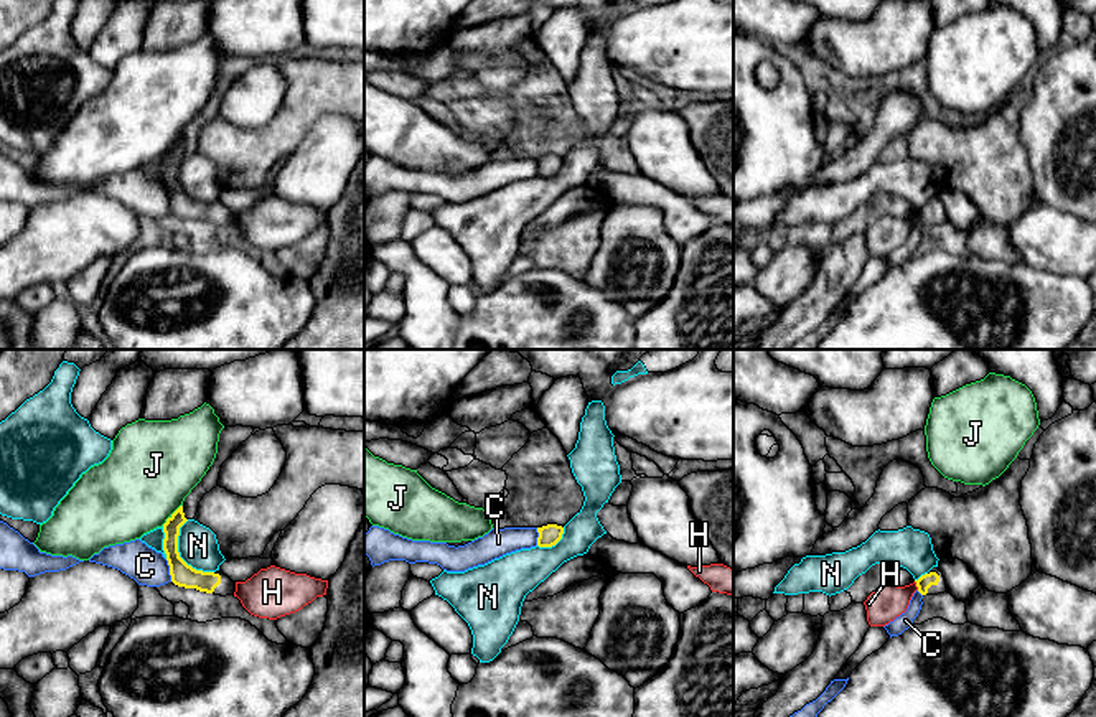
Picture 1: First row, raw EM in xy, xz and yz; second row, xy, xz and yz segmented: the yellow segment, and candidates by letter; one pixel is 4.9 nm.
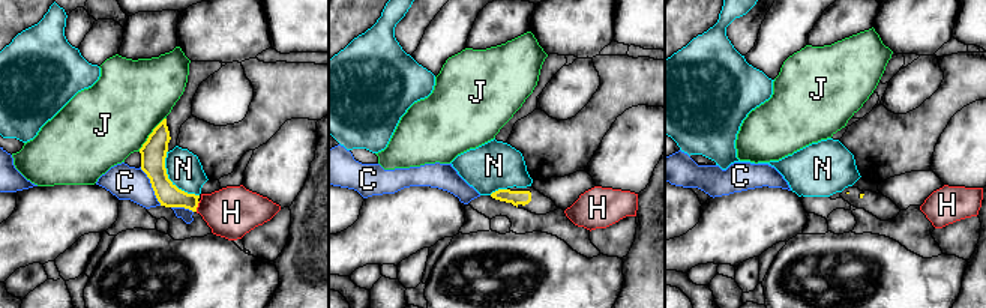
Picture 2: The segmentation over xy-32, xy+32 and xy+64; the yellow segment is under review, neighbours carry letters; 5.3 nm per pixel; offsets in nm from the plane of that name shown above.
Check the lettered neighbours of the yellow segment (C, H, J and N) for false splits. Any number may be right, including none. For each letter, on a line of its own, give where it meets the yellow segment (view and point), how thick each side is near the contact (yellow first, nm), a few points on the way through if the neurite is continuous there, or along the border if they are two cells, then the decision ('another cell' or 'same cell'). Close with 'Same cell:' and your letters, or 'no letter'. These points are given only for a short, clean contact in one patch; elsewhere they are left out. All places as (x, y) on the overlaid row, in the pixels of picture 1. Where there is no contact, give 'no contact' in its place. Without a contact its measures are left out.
C: xy (170, 571) | 110/180 nm | along xy (165, 559), (172, 581) | another cell
H: yz (917, 585) | 70/170 nm | along yz (915, 581), (918, 589) | another cell
J: xy (172, 515) | 80/440 nm | another cell
N: xy (178, 554) | 110/190 nm | another cell
Same cell: no letter

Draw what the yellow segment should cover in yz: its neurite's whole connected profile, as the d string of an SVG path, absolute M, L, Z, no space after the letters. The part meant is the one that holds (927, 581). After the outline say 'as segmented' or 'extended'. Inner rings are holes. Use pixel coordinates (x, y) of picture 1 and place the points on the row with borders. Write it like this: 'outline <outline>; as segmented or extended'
outline M933 567L928 574L921 575L915 582L921 595L938 595L948 592L946 580L938 567Z; extended

